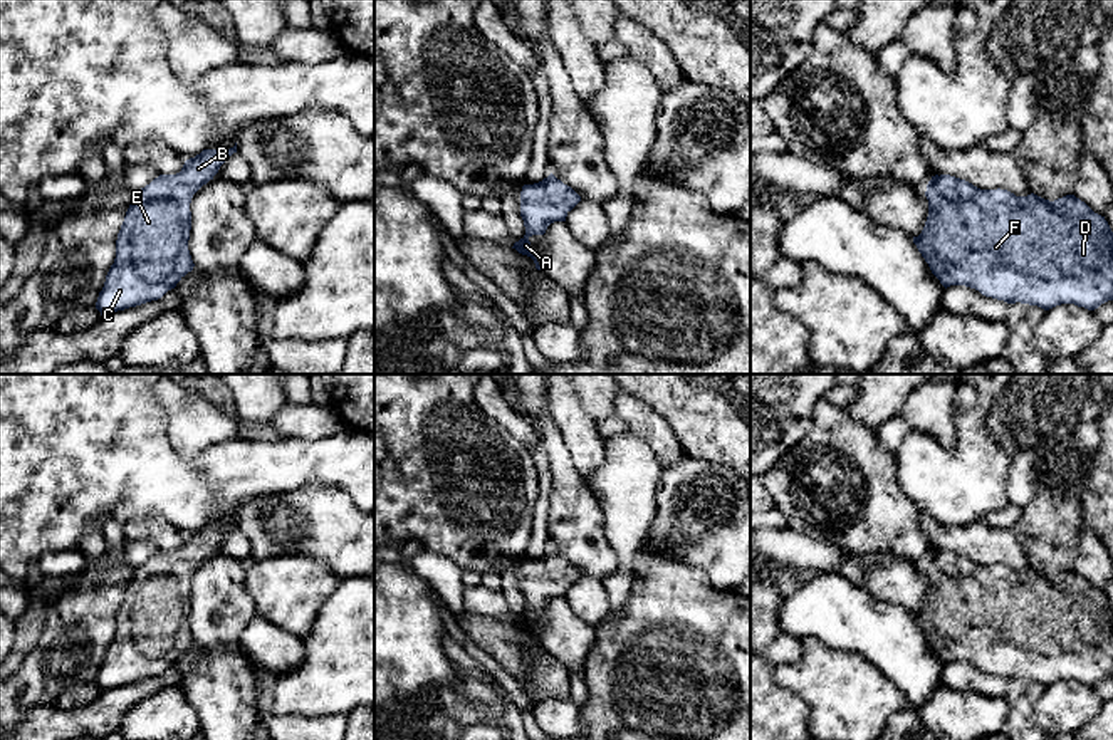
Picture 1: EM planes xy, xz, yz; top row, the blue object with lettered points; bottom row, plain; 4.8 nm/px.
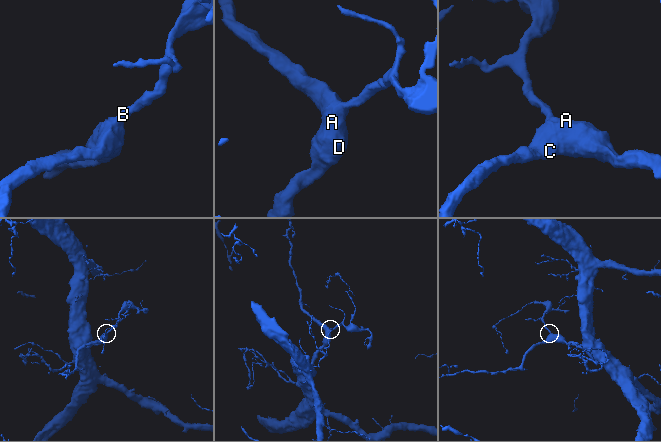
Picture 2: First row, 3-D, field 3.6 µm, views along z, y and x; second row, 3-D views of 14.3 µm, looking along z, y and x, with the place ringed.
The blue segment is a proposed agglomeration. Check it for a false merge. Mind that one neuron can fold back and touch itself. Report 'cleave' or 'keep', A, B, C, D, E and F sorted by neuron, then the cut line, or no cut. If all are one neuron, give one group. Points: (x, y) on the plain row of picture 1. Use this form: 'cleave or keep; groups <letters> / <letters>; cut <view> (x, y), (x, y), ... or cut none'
keep; groups A B C D E F; cut none

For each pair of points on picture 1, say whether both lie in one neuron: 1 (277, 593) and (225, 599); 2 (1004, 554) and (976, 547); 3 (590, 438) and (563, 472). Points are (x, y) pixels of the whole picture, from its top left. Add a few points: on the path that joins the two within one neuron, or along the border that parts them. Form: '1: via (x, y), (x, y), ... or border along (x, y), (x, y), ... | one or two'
1: border along (245, 571), (245, 591), (257, 614) | two
2: via (998, 547), (982, 547) | one
3: border along (556, 423), (573, 465), (586, 479) | two

